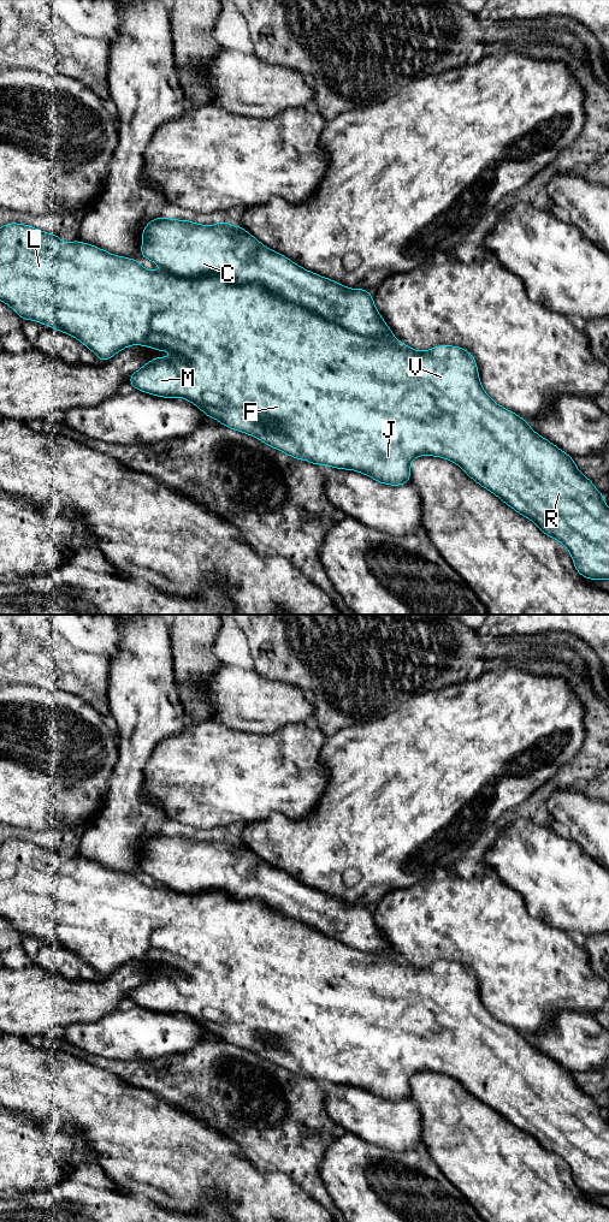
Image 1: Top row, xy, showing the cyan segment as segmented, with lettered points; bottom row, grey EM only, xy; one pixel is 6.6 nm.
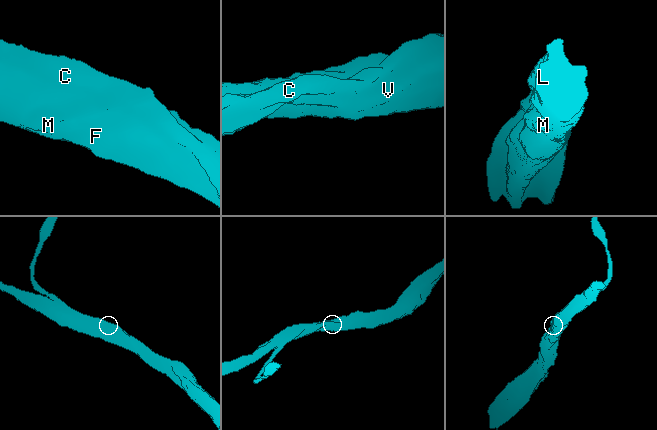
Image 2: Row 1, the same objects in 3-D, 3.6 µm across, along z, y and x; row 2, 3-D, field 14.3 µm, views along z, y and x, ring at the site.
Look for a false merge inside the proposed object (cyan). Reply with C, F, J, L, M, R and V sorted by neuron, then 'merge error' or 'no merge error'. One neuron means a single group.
groups C F J L M R V; no merge error

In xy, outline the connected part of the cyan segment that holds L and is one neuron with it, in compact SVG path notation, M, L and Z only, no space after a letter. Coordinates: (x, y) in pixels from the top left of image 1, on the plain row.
M150 836L142 847L141 872L152 876L164 888L148 886L136 874L113 871L95 861L79 856L64 859L58 850L36 843L10 838L0 843L0 916L10 921L23 936L37 937L57 947L75 953L101 978L108 977L129 961L149 962L171 967L175 973L155 973L130 991L129 999L135 1006L164 1014L184 1014L219 1039L258 1054L290 1073L308 1076L315 1081L331 1081L335 1085L356 1086L379 1099L407 1101L410 1095L410 1078L418 1072L436 1072L456 1079L469 1093L496 1110L504 1120L521 1132L530 1134L546 1152L562 1158L573 1174L575 1186L589 1196L609 1196L609 1125L603 1109L581 1090L573 1074L537 1050L527 1037L498 1021L484 1007L473 971L460 962L437 961L427 967L418 967L397 956L378 929L373 912L365 904L349 904L338 897L309 888L278 867L266 864L242 842L232 842L225 836L217 841L200 841L190 836Z

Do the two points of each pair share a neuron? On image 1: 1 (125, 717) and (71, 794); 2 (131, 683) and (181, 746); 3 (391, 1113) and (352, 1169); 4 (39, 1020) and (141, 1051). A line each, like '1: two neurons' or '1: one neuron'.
1: two neurons
2: two neurons
3: one neuron
4: one neuron

